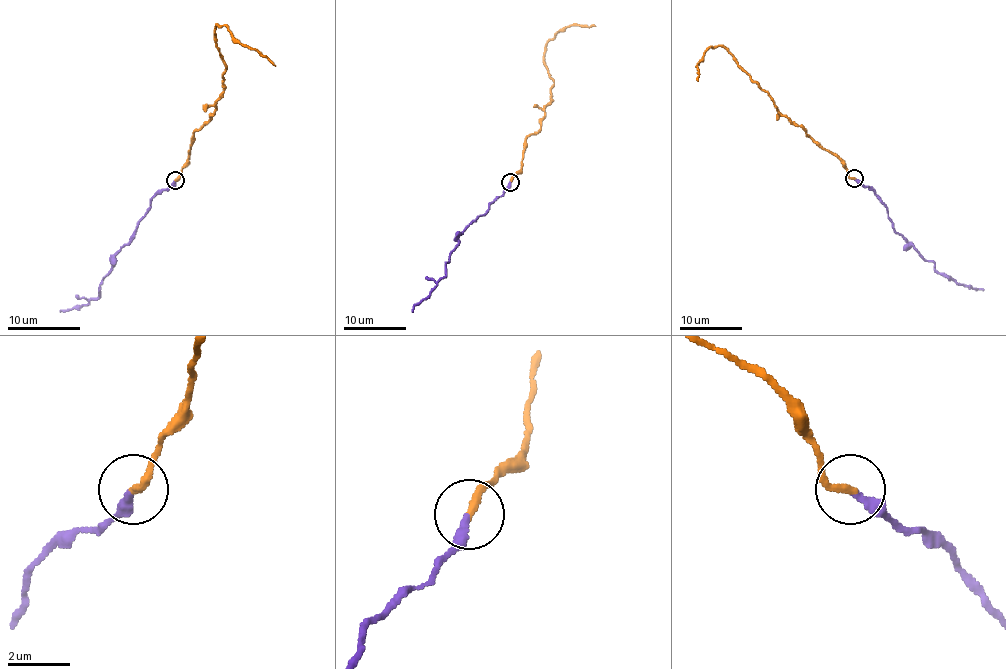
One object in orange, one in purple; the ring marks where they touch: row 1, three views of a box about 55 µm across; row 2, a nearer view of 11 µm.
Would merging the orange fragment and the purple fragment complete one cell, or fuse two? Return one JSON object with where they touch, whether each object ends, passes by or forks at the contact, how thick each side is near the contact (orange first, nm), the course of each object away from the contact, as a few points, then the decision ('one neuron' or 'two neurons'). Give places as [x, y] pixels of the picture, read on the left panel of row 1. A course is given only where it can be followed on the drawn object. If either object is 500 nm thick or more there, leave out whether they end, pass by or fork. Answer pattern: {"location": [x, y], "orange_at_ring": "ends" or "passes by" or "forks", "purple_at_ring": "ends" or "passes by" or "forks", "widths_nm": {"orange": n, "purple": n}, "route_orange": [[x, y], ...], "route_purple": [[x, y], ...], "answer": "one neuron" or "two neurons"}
{"location": [175, 180], "orange_at_ring": "ends", "purple_at_ring": "ends", "widths_nm": {"orange": 240, "purple": 260}, "route_orange": [[176, 180], [192, 135], [209, 122], [223, 91], [227, 65], [216, 25], [274, 65]], "route_purple": [[176, 180], [152, 199], [134, 237], [114, 255], [114, 266], [101, 281], [99, 296], [86, 305], [61, 312]], "answer": "two neurons"}

